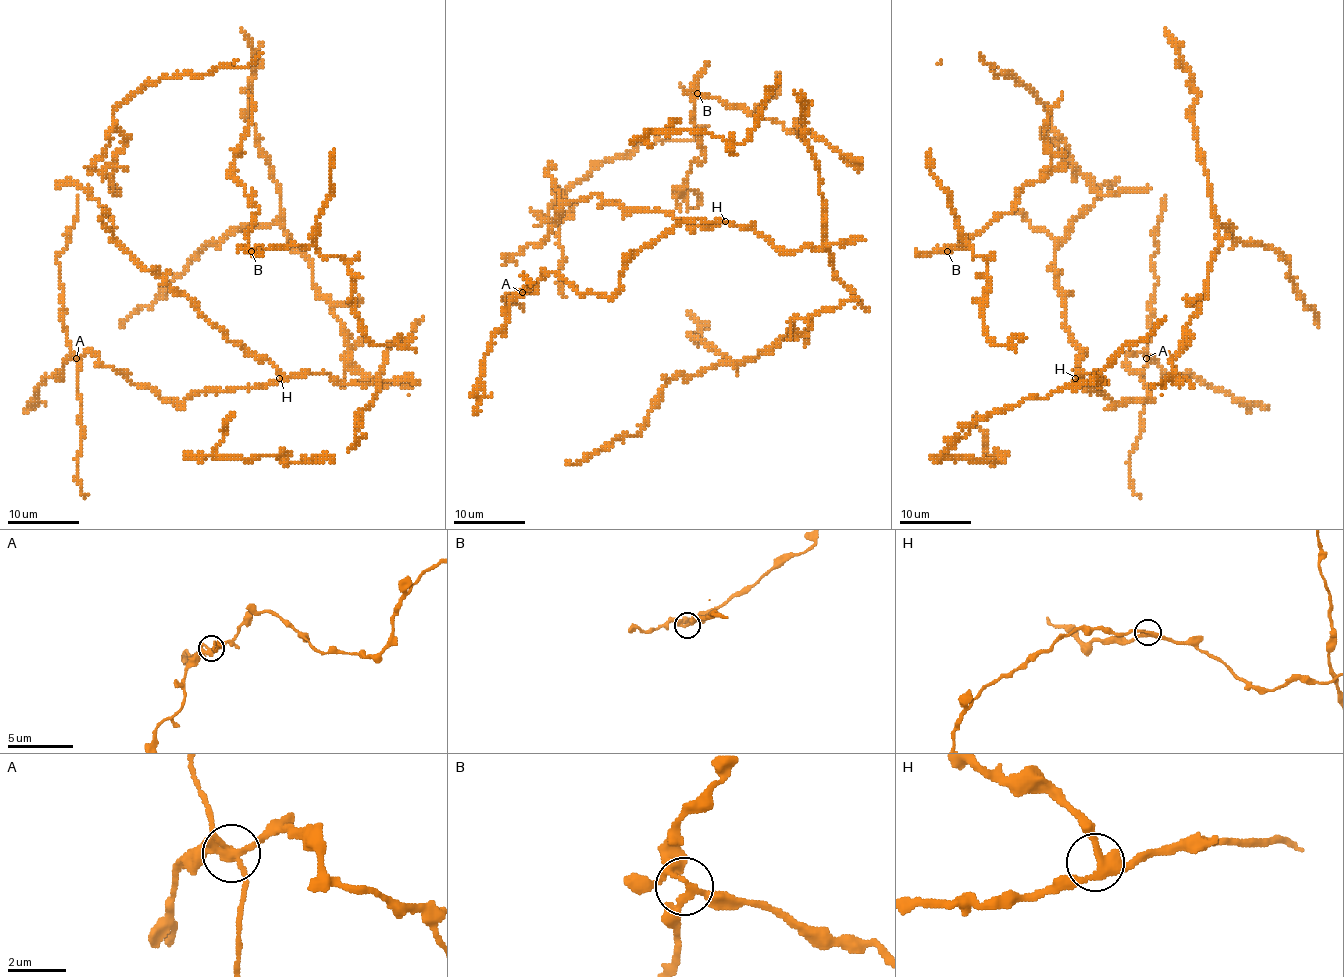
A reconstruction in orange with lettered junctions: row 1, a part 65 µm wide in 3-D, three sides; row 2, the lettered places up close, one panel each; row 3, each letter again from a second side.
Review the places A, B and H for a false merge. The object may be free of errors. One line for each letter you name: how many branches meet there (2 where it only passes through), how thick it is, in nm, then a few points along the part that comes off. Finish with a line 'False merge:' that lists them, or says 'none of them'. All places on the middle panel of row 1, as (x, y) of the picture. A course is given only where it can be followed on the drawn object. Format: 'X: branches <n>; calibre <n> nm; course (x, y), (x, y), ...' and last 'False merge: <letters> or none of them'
A: branches 4; calibre 300 nm; course (523, 292), (508, 294), (506, 303), (503, 298), (512, 303), (515, 301), (524, 308), (523, 312)
False merge: A

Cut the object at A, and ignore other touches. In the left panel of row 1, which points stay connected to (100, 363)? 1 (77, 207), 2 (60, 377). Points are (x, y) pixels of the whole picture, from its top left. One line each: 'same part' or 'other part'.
1: other part
2: same part

